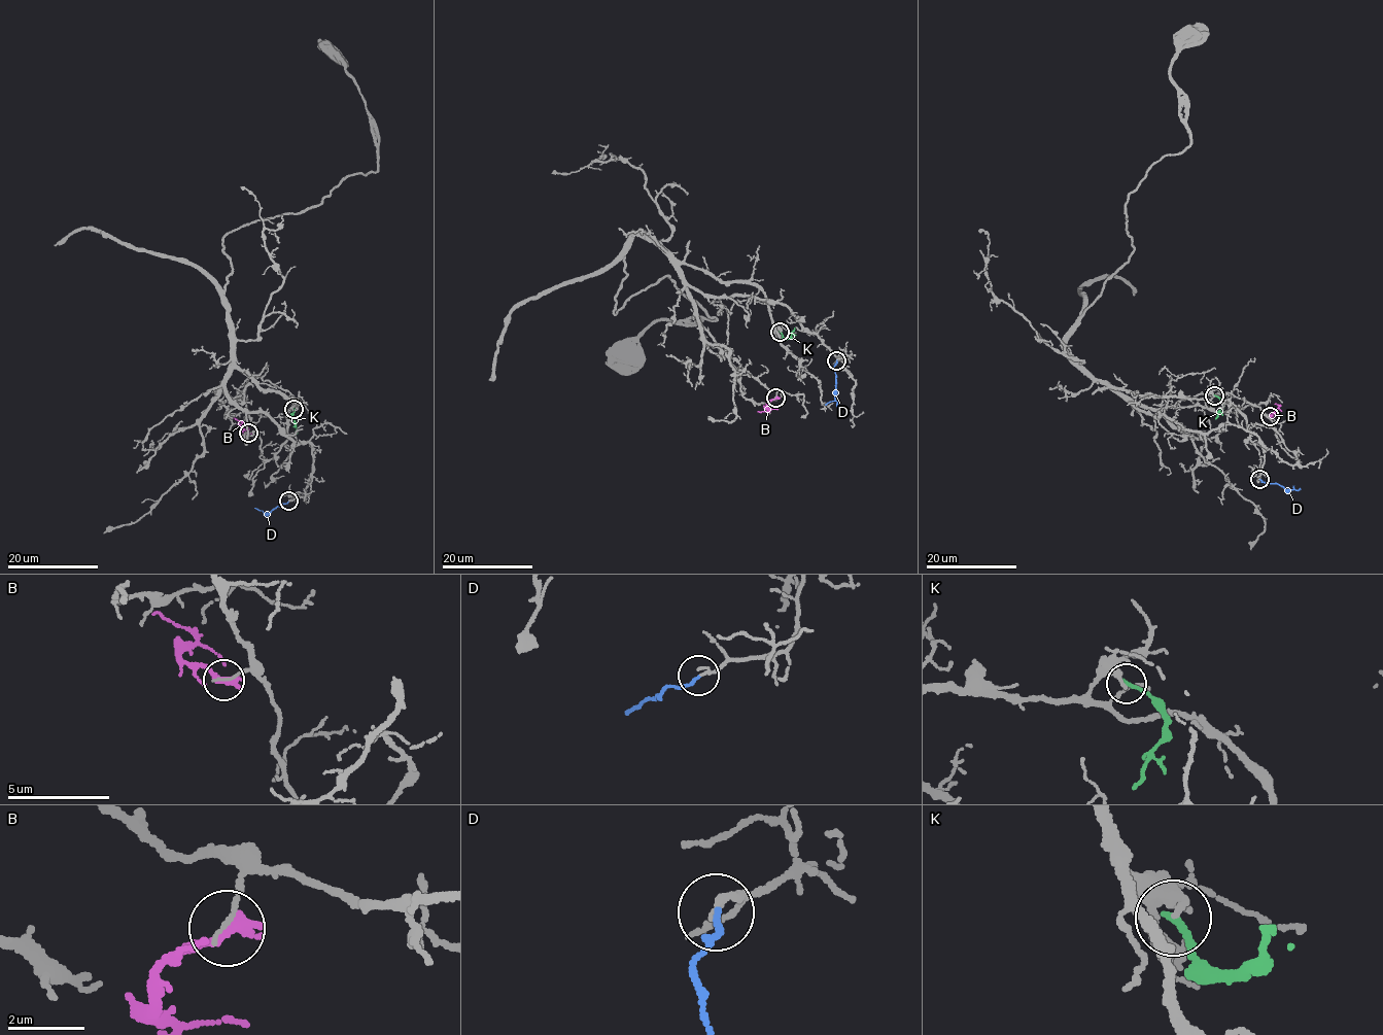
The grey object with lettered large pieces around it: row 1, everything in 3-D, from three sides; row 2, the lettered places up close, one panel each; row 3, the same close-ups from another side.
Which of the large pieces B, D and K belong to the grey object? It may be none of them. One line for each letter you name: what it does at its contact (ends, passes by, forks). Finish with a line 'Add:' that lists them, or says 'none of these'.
D: it ends
Add: D

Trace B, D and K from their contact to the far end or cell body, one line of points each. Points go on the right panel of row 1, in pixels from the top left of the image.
B: (1269, 416), (1278, 406), (1275, 404)
D: (1259, 479), (1279, 484), (1285, 490), (1290, 490), (1293, 486)
K: (1214, 394), (1222, 404), (1215, 419)

